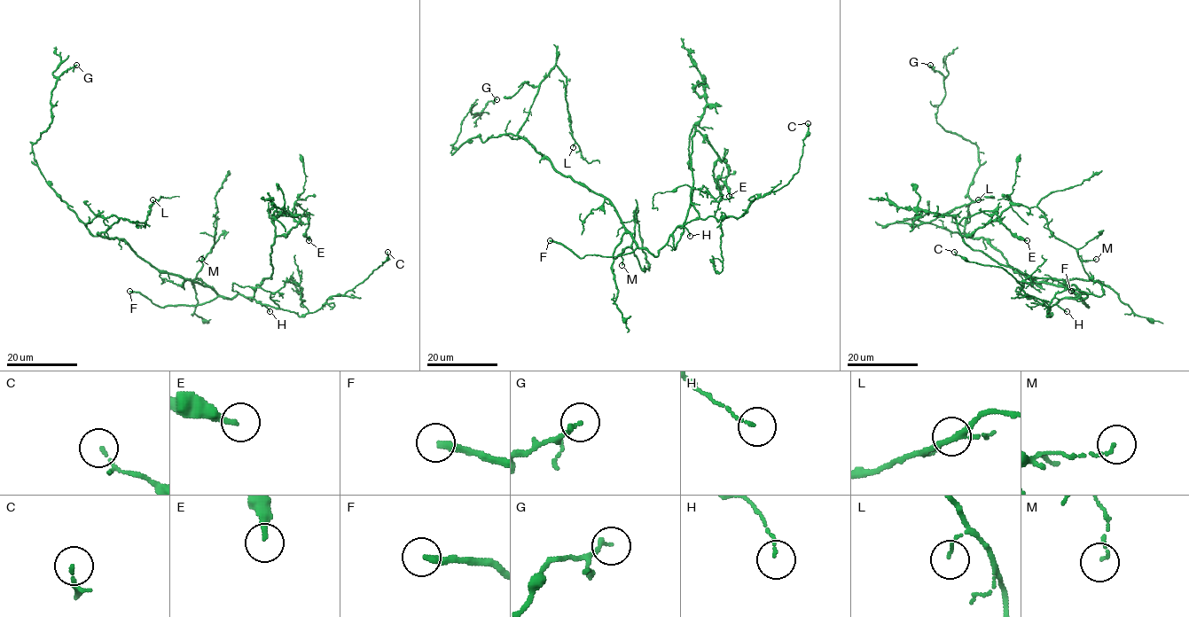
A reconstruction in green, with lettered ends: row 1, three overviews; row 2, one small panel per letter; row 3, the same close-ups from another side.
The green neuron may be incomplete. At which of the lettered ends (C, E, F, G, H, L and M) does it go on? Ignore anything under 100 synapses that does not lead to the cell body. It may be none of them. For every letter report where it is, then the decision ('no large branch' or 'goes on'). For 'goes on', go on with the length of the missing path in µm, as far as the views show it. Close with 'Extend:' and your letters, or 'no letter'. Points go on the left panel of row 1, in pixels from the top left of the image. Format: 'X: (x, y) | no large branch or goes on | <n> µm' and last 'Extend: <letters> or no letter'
C: (387, 252) | no large branch
E: (308, 240) | no large branch
F: (129, 291) | goes on | 120 µm
G: (76, 65) | no large branch
H: (269, 311) | no large branch
L: (152, 199) | no large branch
M: (201, 259) | no large branch
Extend: F

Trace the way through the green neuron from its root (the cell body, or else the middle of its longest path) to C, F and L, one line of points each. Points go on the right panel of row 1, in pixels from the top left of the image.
C: (1034, 280), (1087, 295), (1061, 298), (1047, 310), (1050, 316), (1002, 268), (970, 262), (954, 252)
F: (1034, 280), (1063, 285), (1075, 291), (1089, 307), (1071, 291)
L: (1034, 280), (1016, 272), (981, 238), (971, 238), (915, 218), (896, 222), (930, 222), (978, 199)

